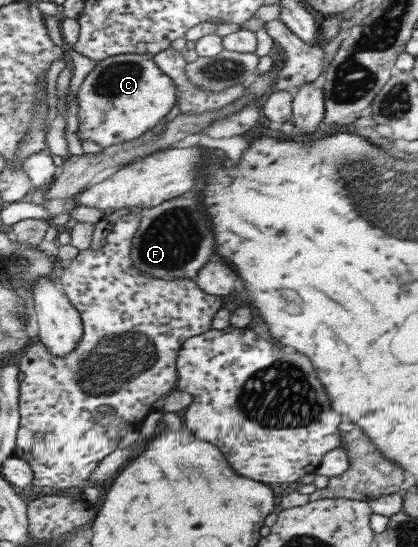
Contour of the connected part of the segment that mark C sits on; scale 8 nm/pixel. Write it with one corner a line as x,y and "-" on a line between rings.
144,54
116,55
100,61
92,73
82,83
78,92
79,105
78,137
81,142
90,141
98,144
102,149
110,148
124,142
140,138
142,134
150,132
158,126
176,106
178,102
178,88
168,74
164,74
154,59
146,58

